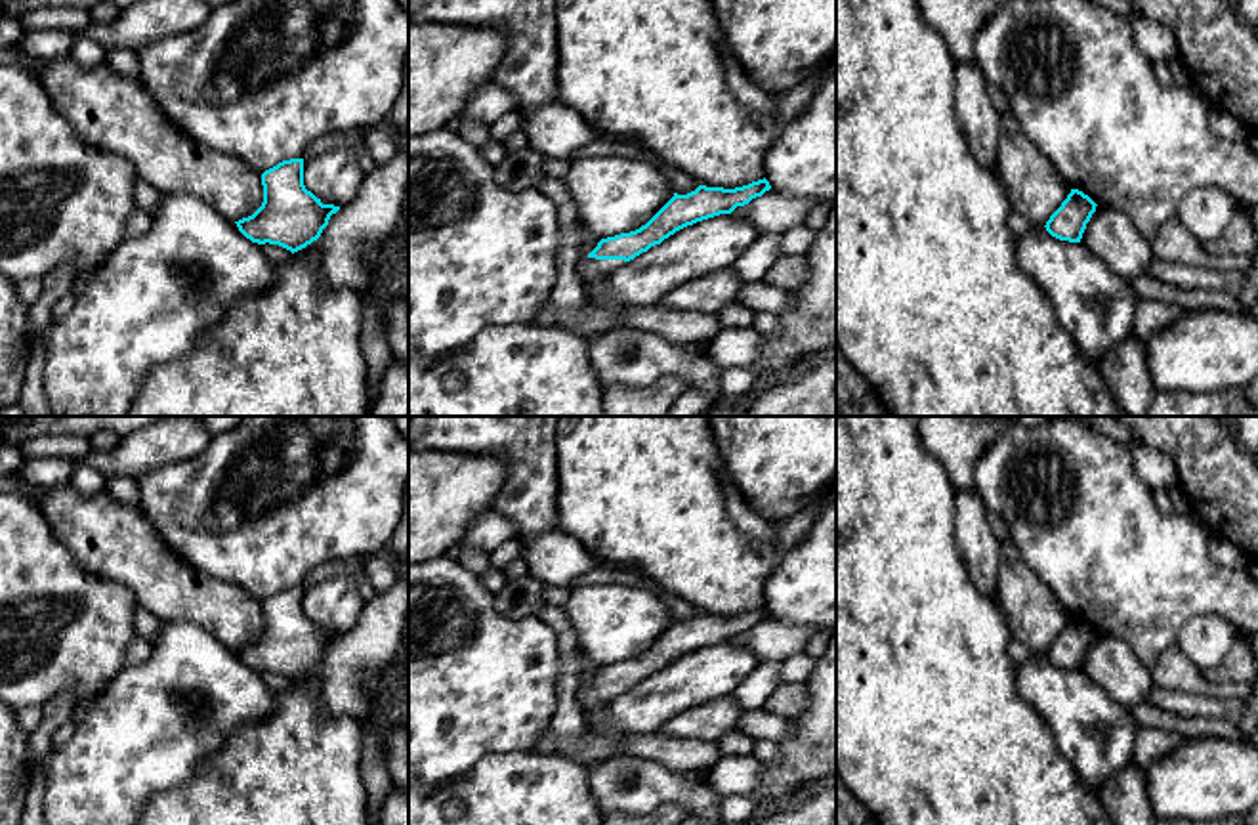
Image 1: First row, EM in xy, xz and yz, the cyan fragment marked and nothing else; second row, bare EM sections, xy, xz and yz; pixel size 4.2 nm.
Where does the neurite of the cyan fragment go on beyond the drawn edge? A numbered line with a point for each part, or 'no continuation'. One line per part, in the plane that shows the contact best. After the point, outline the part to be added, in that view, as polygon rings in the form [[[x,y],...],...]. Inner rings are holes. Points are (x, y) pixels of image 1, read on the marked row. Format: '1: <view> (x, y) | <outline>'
1: xz (590, 268) | [[[588,258],[577,264],[578,269],[578,277],[582,283],[601,277],[601,275],[609,275],[611,271],[622,267],[626,262],[624,260],[596,260],[596,258]]]

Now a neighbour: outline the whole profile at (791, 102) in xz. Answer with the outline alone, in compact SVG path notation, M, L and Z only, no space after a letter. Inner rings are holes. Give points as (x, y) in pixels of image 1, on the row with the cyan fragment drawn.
M825 65L815 74L777 94L777 120L781 128L792 122L807 107L817 92L817 84L828 71L830 67Z

